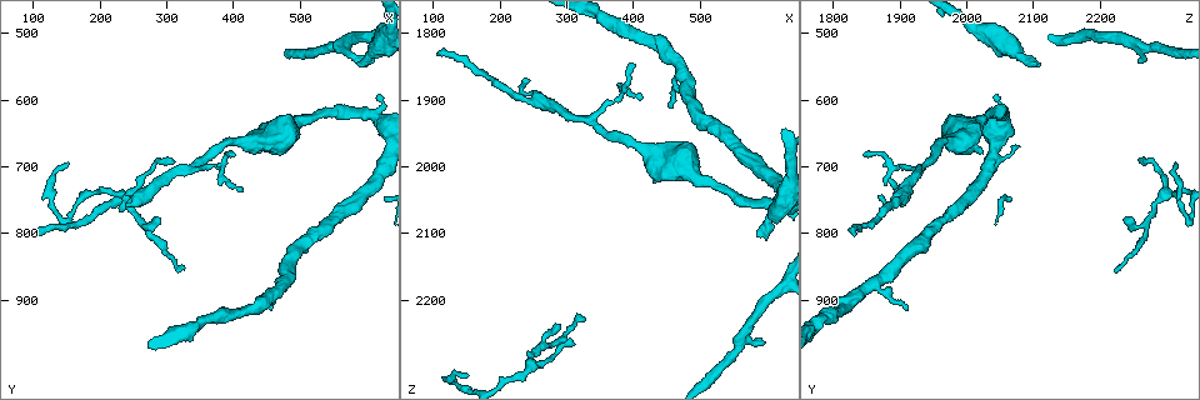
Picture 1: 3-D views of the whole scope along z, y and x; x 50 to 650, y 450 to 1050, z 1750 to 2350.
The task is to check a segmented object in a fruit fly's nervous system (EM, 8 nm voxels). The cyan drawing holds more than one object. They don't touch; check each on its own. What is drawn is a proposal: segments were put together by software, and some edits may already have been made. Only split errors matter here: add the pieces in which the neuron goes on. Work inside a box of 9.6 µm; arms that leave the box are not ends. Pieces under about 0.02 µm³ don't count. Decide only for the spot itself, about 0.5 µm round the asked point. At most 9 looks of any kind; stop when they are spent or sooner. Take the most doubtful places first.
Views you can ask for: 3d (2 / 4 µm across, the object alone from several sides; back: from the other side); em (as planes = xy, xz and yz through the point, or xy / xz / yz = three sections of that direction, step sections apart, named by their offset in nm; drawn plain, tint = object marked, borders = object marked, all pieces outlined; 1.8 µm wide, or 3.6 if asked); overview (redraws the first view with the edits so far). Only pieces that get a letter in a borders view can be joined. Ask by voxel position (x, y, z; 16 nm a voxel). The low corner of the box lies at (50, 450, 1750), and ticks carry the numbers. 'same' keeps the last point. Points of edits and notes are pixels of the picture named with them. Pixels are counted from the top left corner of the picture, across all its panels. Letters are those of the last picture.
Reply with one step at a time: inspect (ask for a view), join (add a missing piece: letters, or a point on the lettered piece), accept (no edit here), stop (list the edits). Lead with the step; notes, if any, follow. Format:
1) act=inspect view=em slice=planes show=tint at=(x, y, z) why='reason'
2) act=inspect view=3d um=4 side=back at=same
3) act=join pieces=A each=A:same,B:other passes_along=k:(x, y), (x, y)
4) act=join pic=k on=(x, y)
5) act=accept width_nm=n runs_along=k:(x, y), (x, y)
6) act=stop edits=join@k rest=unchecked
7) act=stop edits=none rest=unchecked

act=inspect view=3d um=4 at=(580, 545, 2105) why='branch stops here'

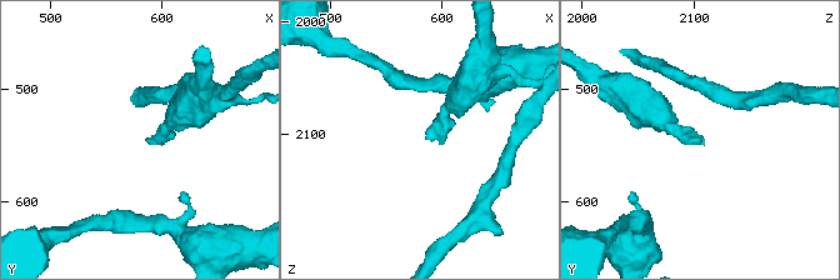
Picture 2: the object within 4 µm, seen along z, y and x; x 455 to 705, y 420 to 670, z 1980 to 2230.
act=inspect view=em slice=planes show=borders at=(584, 546, 2106) why='now the EM'

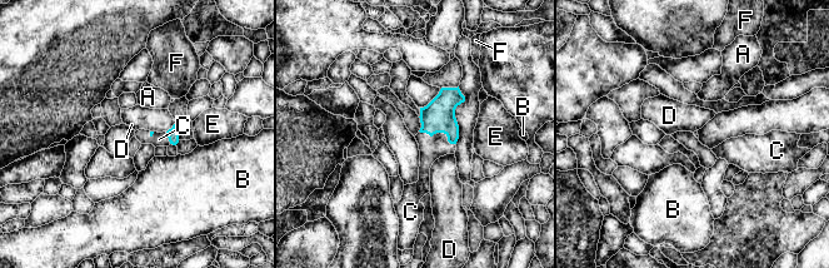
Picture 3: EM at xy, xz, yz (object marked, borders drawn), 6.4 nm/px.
act=join pieces=C each=A:other,B:other,C:same,D:other,E:other,F:other passes_along=3:(439, 115), (438, 132), (432, 148) found='the neuron continues'

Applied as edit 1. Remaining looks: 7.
act=inspect view=em slice=planes show=plain at=(595, 540, 2265)

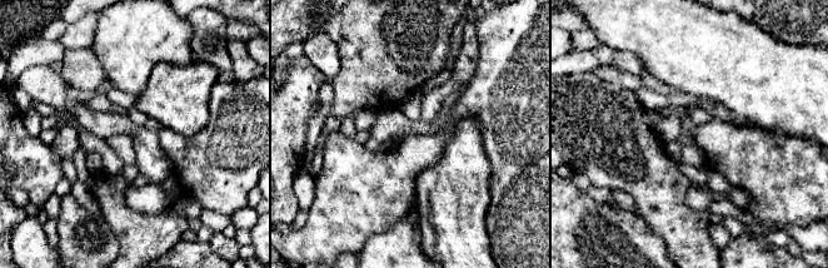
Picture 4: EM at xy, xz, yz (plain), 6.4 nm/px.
act=inspect view=em slice=planes show=borders at=same why='see the neighbours'

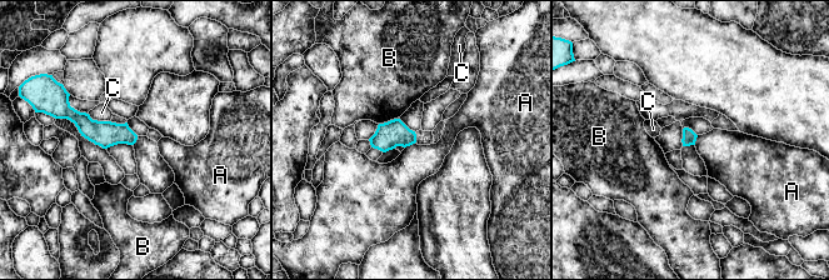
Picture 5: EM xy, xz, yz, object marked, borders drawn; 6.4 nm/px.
act=accept each=A:other,B:other,C:other runs_along=5:(61, 114), (133, 139) found='no lettered piece goes on from it'

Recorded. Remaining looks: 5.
act=inspect view=em slice=xz step=4 show=tint at=(325, 850, 2230) why='thin end'

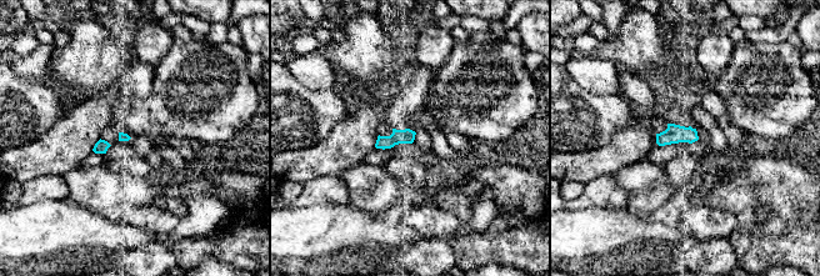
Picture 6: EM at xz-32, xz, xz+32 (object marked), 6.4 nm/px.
act=inspect view=em slice=planes show=borders at=same

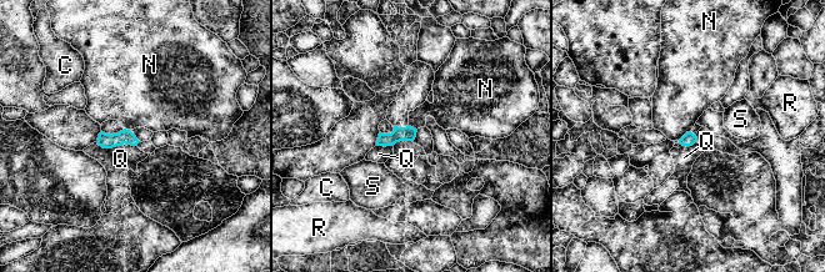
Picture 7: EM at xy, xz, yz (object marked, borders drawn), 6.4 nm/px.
act=accept each=C:other,N:other,Q:other,R:other,S:other border=7:(690, 130), (678, 140) found='none of them fits'

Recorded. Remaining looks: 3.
act=inspect view=em slice=planes show=borders at=(105, 800, 1835) why='thin end'

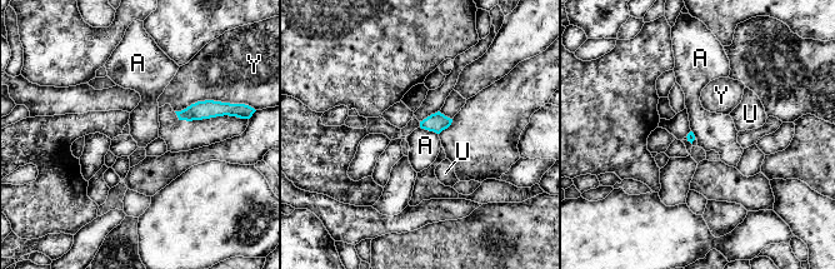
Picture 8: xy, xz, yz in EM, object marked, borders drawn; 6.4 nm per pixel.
act=accept each=A:other,U:other,Y:other border=8:(420, 126), (438, 134) found='none of them fits'

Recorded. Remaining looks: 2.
act=stop edits=join@3 rest=unchecked

